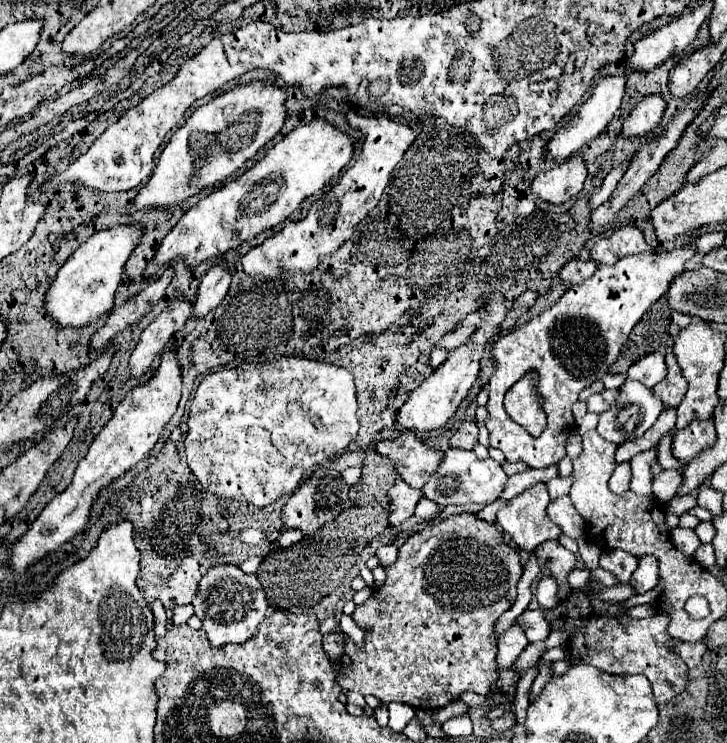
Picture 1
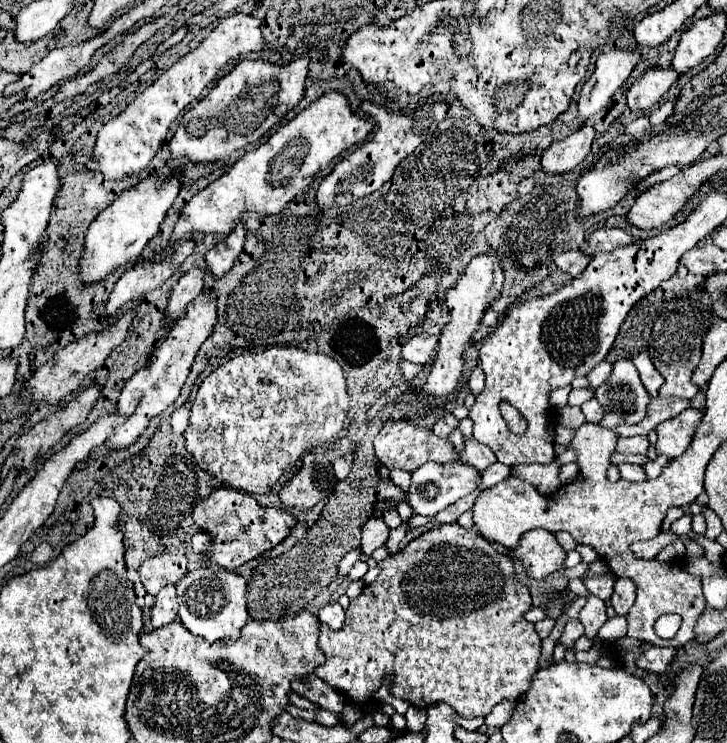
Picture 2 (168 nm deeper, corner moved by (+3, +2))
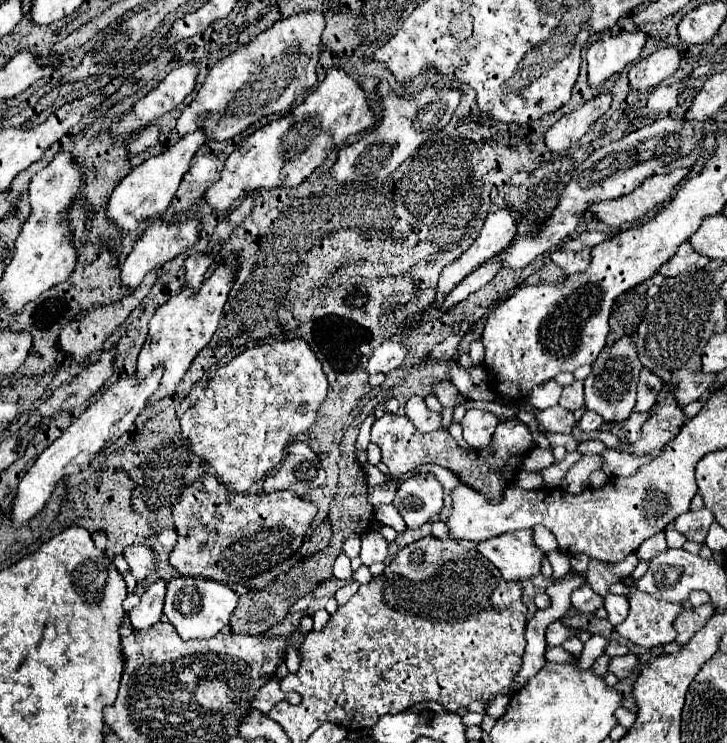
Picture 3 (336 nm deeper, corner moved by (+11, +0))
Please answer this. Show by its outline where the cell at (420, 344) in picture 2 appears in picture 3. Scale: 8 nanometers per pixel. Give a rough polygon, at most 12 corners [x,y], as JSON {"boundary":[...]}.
{"boundary":[[397,340],[383,342],[365,364],[367,374],[389,374],[407,358]]}

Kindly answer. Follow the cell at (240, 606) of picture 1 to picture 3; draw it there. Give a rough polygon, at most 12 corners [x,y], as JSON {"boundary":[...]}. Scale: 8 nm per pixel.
{"boundary":[[171,578],[163,614],[183,640],[225,630],[239,596]]}

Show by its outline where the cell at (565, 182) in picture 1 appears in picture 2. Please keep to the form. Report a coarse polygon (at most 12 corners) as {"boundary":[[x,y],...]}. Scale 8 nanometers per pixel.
{"boundary":[[591,126],[551,144],[541,156],[543,172],[575,170],[591,152]]}

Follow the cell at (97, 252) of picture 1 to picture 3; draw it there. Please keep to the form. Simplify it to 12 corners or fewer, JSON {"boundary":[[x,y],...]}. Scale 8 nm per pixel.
{"boundary":[[203,128],[133,168],[107,214],[123,230],[171,204]]}

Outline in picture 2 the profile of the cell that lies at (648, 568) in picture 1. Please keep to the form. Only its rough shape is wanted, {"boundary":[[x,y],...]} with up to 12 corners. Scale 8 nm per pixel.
{"boundary":[[617,578],[611,606],[619,616],[627,616],[637,584],[631,578]]}

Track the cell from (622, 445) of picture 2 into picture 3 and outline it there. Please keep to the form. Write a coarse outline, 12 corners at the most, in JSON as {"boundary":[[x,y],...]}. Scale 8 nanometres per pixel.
{"boundary":[[587,440],[577,446],[581,454],[599,454],[605,450],[603,442]]}

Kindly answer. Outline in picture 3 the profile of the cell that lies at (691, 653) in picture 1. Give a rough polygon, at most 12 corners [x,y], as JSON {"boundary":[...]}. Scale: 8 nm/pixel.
{"boundary":[[635,654],[615,656],[609,672],[623,680],[637,664]]}

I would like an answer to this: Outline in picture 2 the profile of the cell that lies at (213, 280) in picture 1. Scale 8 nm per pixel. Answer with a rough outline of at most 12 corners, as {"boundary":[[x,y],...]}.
{"boundary":[[245,226],[207,252],[215,280],[233,268],[243,248]]}

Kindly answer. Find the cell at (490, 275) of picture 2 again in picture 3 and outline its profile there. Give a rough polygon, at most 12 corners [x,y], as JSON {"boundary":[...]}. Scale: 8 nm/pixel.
{"boundary":[[515,210],[489,214],[475,242],[443,268],[437,300],[517,232]]}

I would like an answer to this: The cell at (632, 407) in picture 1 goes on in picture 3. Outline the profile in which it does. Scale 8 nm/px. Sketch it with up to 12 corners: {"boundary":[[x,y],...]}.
{"boundary":[[629,336],[603,348],[585,406],[605,422],[635,406],[643,364]]}

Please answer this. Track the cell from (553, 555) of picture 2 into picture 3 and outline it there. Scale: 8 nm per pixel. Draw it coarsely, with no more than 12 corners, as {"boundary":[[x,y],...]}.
{"boundary":[[517,530],[475,548],[505,580],[539,574],[543,552],[533,530]]}

